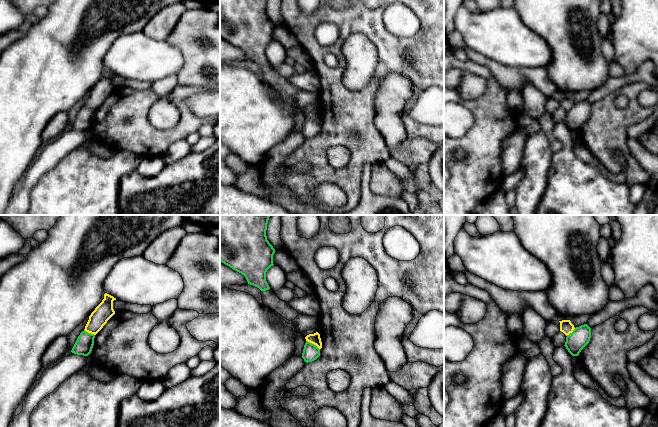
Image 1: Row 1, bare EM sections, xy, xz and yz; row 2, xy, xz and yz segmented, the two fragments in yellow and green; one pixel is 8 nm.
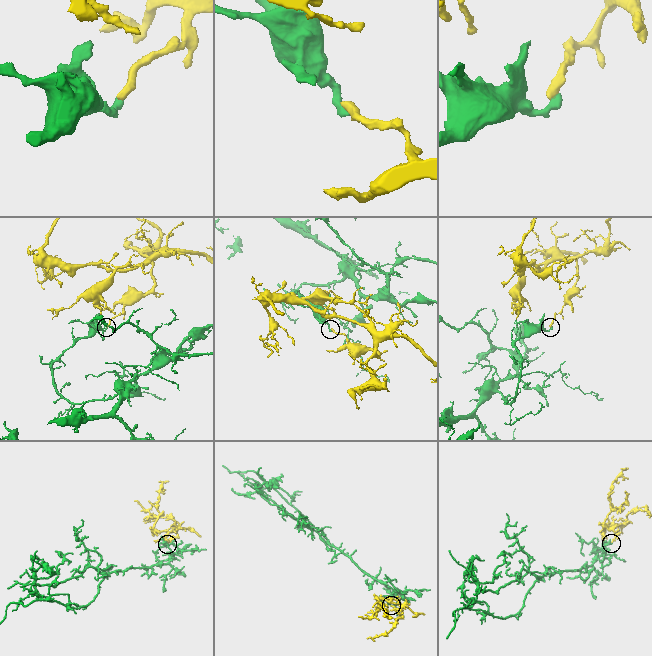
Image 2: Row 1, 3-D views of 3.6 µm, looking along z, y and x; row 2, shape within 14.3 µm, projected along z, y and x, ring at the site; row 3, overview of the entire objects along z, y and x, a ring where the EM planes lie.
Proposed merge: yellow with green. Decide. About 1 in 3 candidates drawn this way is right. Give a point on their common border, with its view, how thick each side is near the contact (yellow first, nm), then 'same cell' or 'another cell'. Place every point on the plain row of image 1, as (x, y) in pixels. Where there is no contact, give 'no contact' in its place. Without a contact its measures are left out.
xz (313, 119) | 90/140 nm | another cell

